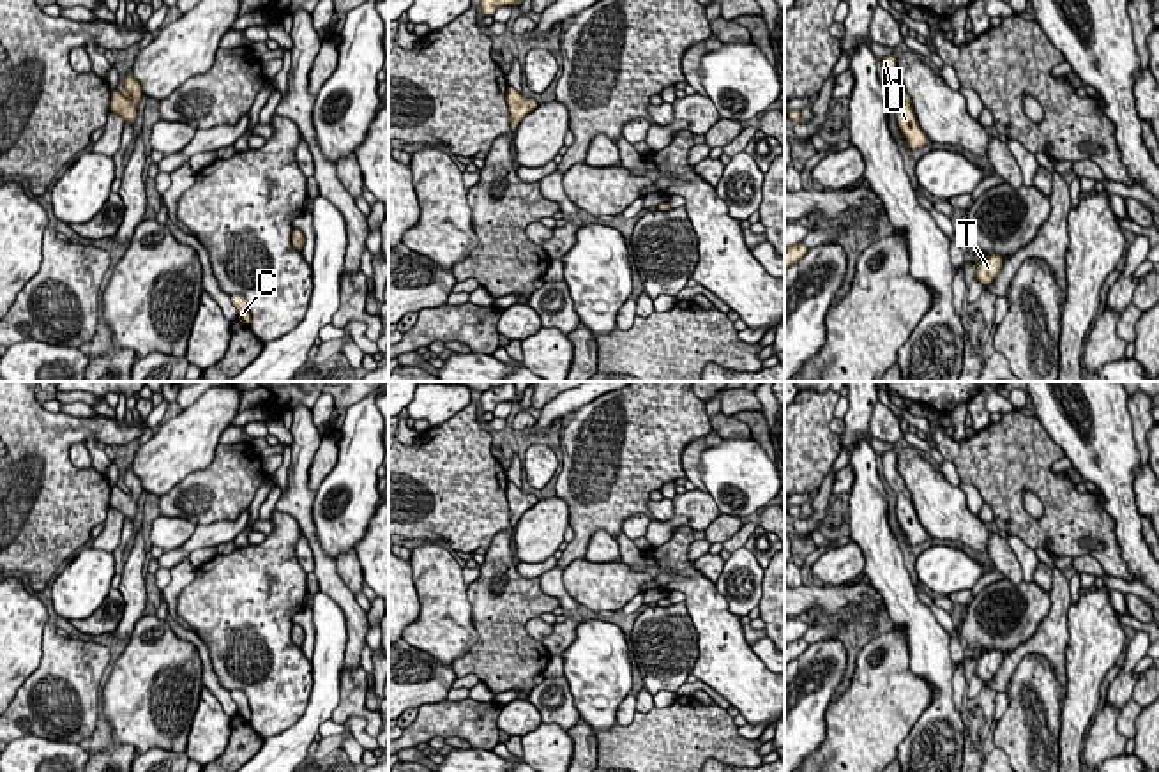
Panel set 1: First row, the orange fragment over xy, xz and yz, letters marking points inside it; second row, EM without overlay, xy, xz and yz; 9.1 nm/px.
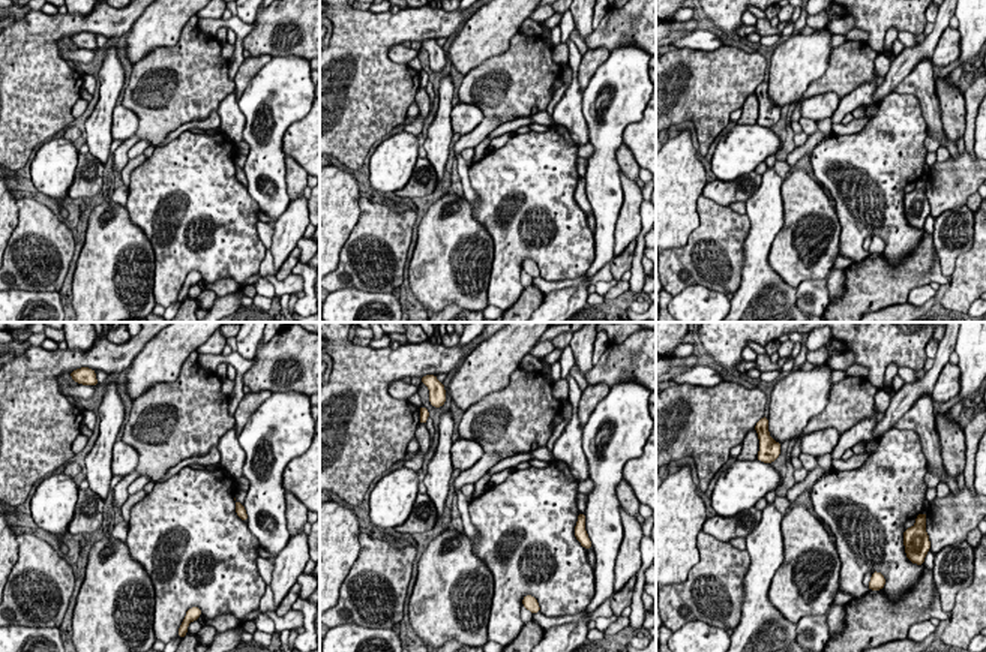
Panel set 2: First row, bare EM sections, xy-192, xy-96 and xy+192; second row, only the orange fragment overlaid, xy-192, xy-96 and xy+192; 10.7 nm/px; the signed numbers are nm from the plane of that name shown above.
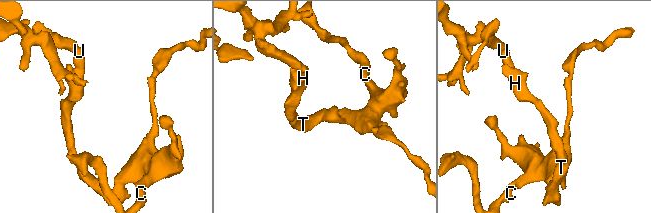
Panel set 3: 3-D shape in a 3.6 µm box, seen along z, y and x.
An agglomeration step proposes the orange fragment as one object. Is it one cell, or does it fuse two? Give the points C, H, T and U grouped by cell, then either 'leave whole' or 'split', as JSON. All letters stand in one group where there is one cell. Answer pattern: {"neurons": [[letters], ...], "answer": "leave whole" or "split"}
{"neurons": [["C", "H", "T", "U"]], "answer": "leave whole"}

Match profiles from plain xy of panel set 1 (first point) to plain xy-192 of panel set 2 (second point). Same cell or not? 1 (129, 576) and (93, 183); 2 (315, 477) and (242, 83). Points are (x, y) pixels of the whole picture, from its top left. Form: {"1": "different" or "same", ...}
{"1": "different", "2": "same"}

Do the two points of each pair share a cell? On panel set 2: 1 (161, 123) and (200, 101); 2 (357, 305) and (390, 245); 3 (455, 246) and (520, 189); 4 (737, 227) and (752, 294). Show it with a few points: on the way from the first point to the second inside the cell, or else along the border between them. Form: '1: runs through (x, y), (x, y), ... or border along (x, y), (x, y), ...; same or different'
1: runs through (170, 114), (183, 101), (191, 101); same
2: border along (335, 290), (359, 288), (392, 293); different
3: border along (468, 203), (473, 215), (491, 237), (494, 255); different
4: border along (748, 216), (749, 233), (743, 246), (739, 285); different

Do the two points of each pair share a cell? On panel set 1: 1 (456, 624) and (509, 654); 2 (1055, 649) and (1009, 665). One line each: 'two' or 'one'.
1: two
2: one

